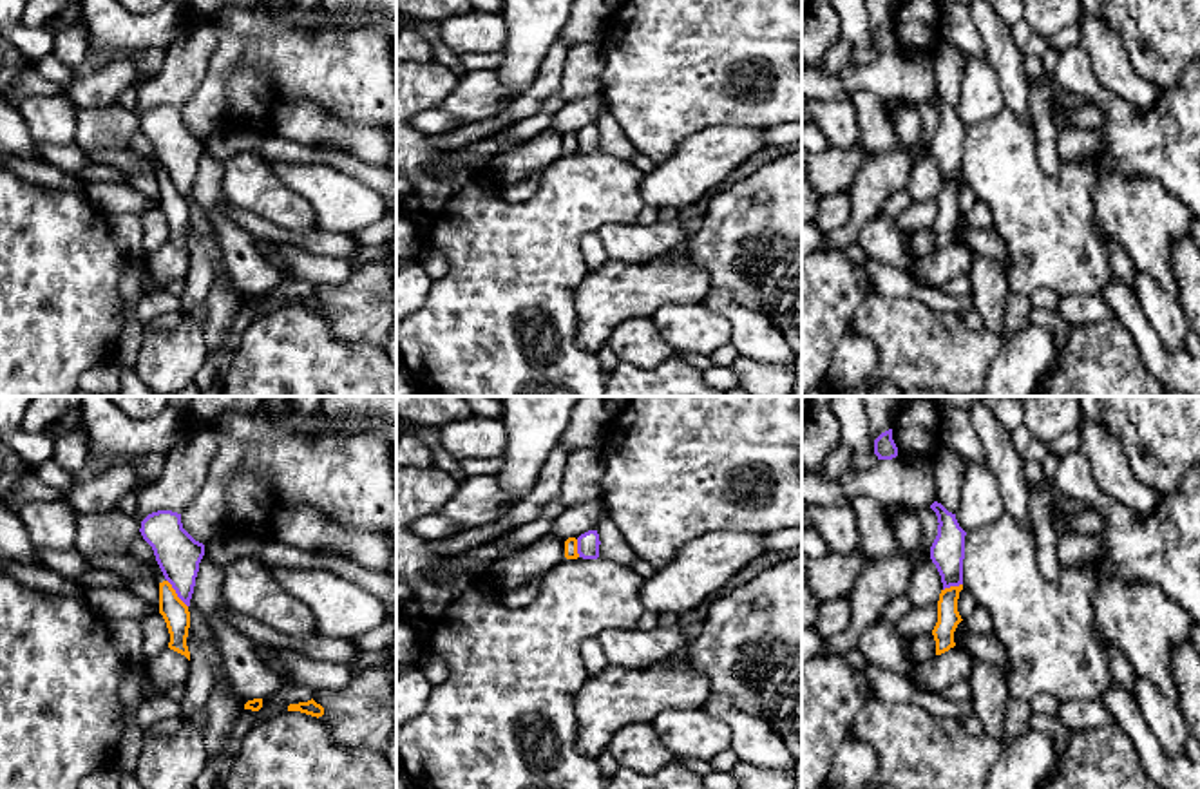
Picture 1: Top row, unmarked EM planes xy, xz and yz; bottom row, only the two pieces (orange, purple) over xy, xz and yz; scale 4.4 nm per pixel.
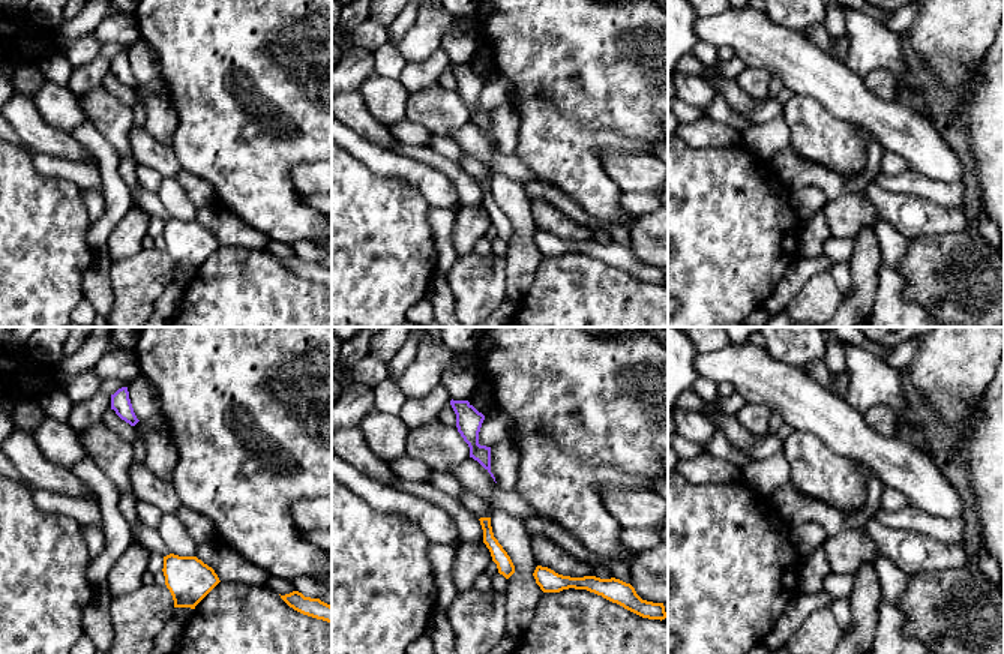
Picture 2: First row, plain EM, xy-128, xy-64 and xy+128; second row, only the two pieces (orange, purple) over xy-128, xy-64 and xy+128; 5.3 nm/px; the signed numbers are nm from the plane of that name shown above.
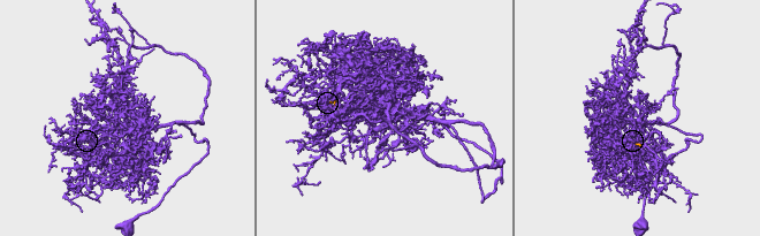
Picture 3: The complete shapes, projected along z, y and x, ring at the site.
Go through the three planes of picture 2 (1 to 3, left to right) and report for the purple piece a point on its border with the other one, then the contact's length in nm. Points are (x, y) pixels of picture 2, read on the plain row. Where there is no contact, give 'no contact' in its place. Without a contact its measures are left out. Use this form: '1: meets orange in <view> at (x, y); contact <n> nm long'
1: no contact
2: no contact
3: no contact

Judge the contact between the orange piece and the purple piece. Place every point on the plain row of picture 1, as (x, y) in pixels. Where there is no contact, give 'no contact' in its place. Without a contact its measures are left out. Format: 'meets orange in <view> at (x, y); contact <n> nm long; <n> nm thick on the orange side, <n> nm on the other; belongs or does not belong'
meets orange in xy at (176, 189); contact 160 nm long; 120 nm thick on the orange side, 200 nm on the other; does not belong

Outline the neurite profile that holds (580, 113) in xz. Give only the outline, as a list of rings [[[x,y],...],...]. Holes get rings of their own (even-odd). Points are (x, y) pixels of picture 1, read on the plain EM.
[[[601,92],[568,100],[563,109],[554,114],[550,128],[561,136],[568,132],[577,134],[581,128],[595,125],[603,112],[608,112],[608,105]]]

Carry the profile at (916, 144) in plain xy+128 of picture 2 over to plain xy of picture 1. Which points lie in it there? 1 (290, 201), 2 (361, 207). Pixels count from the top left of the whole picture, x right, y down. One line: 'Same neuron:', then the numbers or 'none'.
Same neuron: 2

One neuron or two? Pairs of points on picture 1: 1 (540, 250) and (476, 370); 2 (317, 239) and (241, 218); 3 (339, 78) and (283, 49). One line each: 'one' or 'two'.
1: one
2: one
3: one

